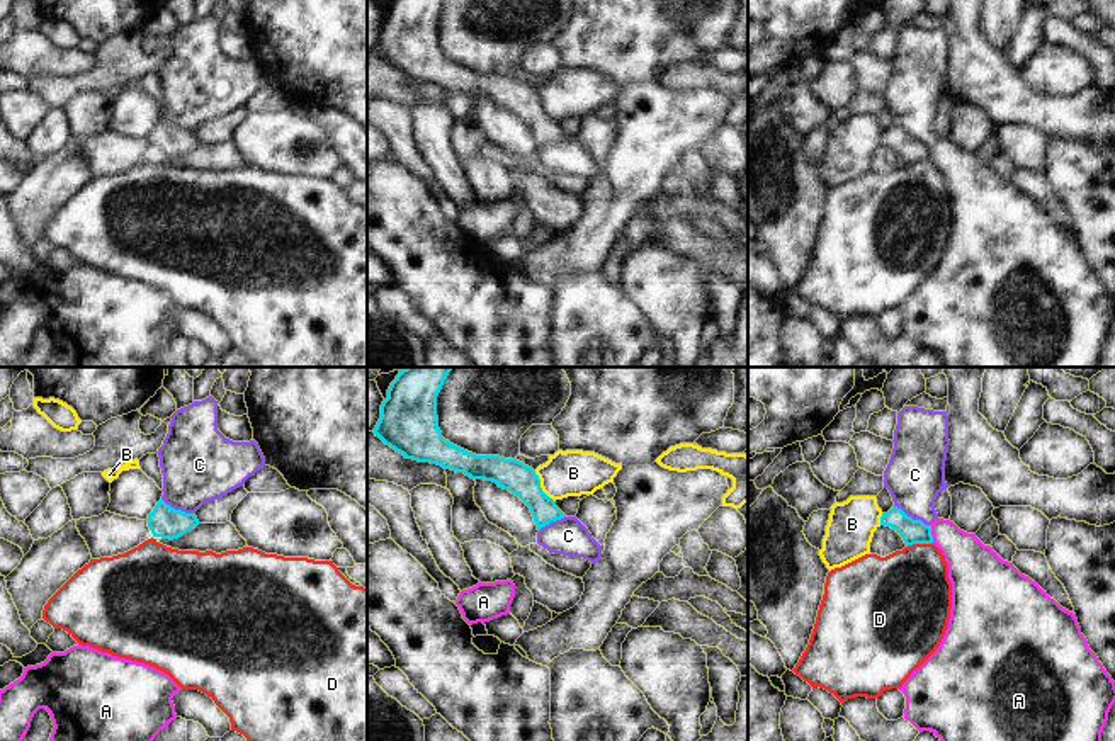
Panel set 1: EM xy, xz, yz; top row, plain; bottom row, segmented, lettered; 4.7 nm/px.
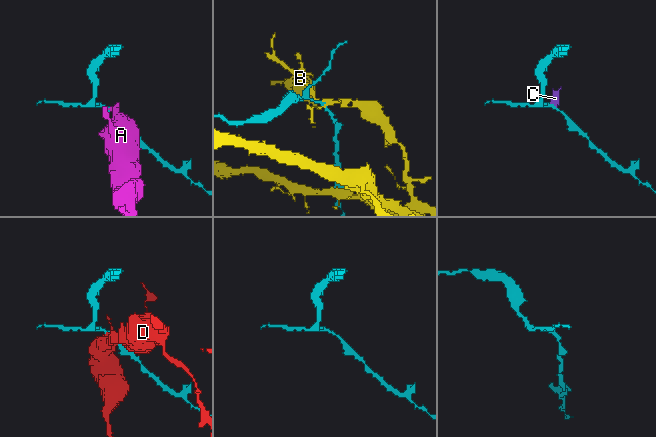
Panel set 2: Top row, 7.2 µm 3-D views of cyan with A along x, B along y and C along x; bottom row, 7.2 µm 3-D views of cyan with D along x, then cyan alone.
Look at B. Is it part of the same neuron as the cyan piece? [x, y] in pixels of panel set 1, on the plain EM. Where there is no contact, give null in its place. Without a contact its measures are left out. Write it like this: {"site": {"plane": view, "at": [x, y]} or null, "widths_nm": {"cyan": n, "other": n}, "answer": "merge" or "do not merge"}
{"site": {"plane": "xz", "at": [539, 106]}, "widths_nm": {"cyan": 150, "other": 220}, "answer": "do not merge"}

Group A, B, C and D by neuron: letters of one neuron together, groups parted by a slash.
A C / B / D

